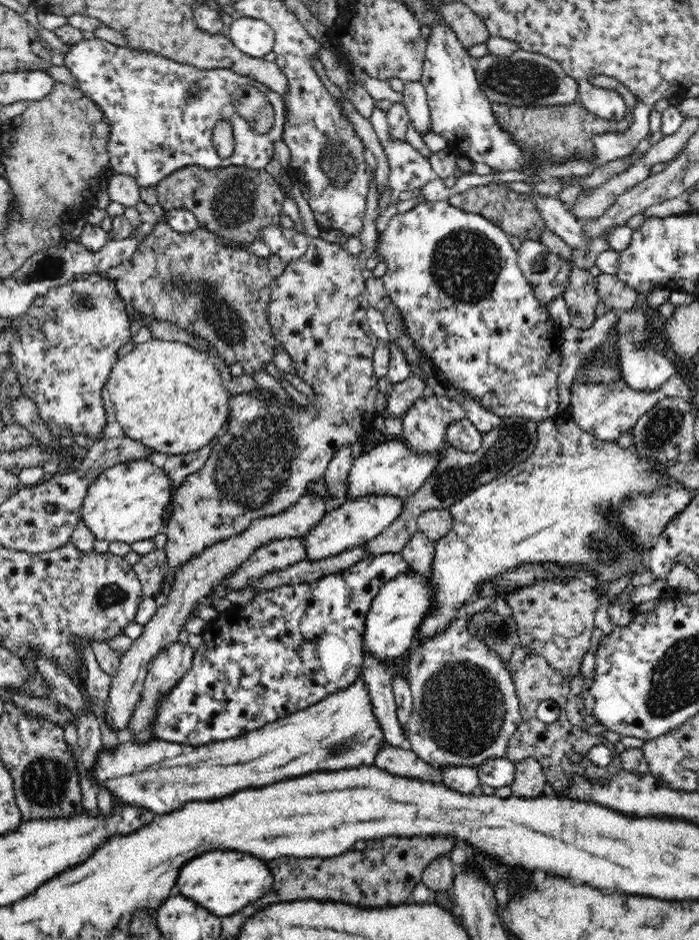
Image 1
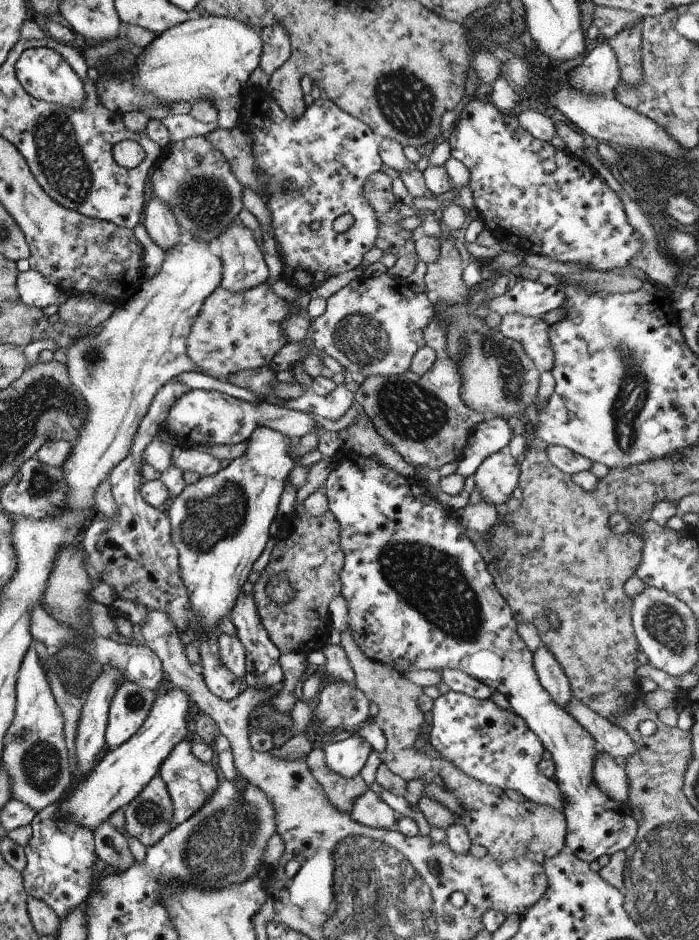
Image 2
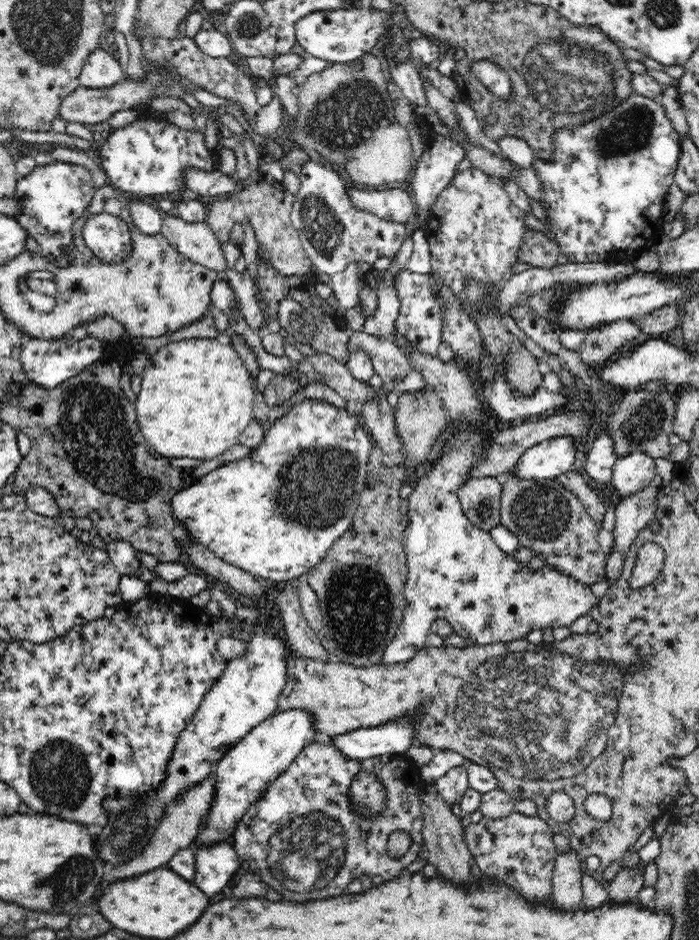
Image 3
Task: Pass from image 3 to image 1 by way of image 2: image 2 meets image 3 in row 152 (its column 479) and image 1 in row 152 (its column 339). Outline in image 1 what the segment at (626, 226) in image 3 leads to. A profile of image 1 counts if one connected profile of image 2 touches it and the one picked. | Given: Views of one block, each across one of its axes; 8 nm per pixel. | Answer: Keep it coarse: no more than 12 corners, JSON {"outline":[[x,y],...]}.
{"outline":[[432,26],[421,81],[431,131],[496,172],[566,161],[524,151],[498,123],[474,59]]}

